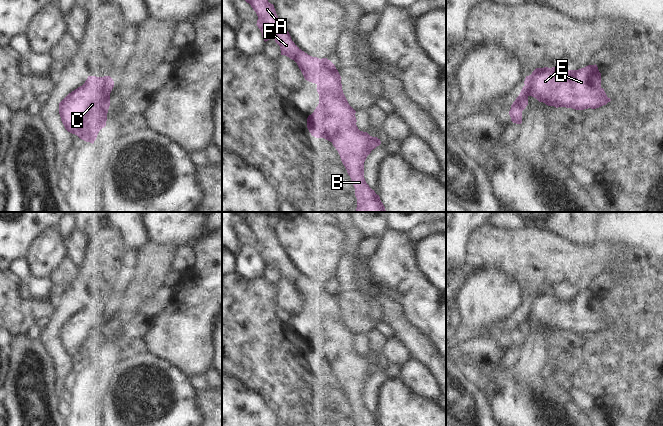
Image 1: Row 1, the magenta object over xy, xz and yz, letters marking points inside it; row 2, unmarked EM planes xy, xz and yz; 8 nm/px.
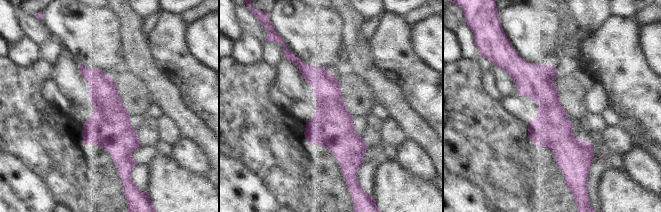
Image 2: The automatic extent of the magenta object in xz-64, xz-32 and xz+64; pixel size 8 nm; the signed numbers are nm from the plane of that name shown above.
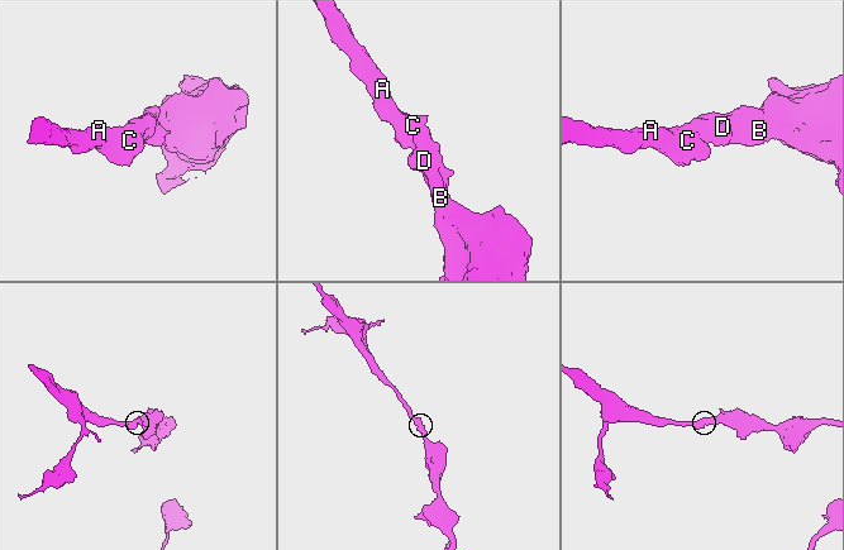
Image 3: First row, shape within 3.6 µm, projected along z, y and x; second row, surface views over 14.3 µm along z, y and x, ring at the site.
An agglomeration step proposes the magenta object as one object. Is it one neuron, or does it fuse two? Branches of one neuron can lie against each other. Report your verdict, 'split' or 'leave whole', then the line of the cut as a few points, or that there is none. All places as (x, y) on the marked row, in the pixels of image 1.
leave whole; no cut

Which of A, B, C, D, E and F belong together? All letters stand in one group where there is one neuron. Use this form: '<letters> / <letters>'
A B C D E F

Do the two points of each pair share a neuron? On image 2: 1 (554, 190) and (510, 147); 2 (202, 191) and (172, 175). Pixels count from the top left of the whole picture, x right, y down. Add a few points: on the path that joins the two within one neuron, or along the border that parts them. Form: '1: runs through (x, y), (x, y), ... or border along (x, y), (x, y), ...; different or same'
1: runs through (543, 180), (521, 158); same
2: runs through (195, 191), (188, 191), (179, 182); same

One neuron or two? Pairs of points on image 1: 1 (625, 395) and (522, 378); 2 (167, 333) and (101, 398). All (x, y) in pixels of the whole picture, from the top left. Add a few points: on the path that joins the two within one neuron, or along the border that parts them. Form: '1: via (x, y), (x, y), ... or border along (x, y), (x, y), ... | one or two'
1: border along (551, 367), (583, 401) | two
2: border along (143, 347), (170, 362) | two

